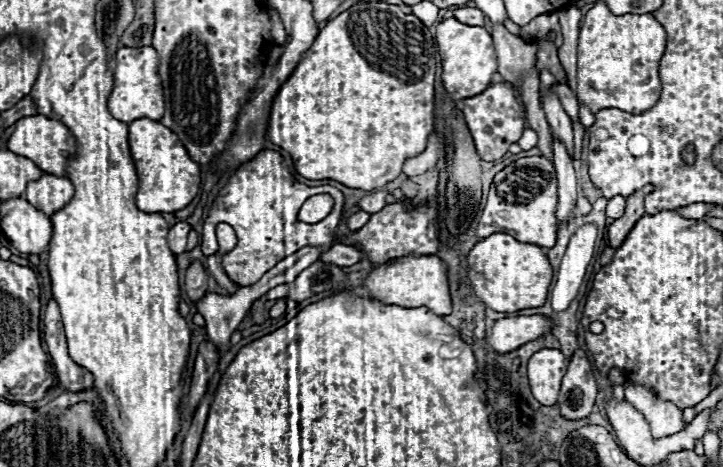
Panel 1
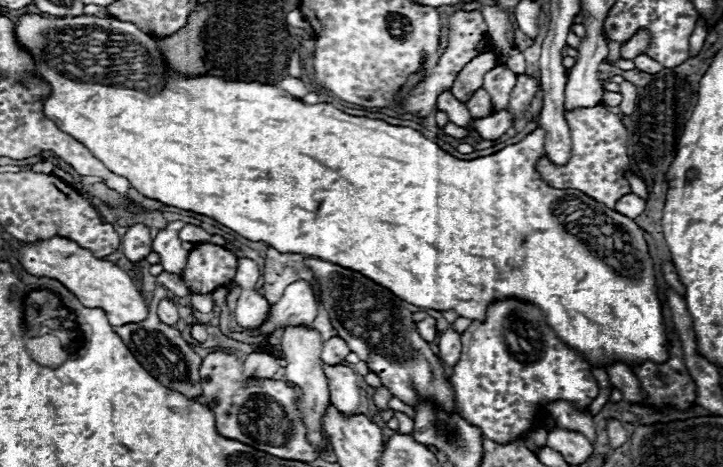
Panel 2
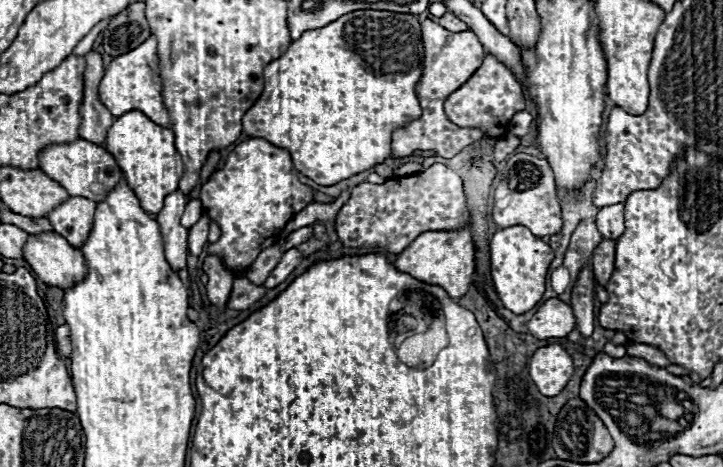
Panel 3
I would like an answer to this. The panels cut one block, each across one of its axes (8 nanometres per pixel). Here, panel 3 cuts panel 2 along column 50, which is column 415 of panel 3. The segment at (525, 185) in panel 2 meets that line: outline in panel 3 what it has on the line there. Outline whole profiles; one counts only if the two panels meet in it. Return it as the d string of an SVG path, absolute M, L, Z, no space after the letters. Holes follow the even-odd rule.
M368 10L348 12L348 14L340 16L340 20L334 20L332 24L326 24L316 30L306 30L298 40L294 40L286 48L286 52L278 60L270 62L264 68L264 92L260 94L256 104L244 114L244 118L242 118L244 132L252 138L264 138L278 148L286 148L292 156L296 170L302 172L304 176L308 176L310 180L314 180L322 186L338 184L350 176L356 176L364 170L374 168L376 164L382 164L390 156L392 132L398 128L404 128L406 124L410 124L422 116L422 108L416 98L416 84L422 78L422 62L424 62L424 46L422 46L422 36L420 36L420 22L416 16L400 16L398 12L368 12Z

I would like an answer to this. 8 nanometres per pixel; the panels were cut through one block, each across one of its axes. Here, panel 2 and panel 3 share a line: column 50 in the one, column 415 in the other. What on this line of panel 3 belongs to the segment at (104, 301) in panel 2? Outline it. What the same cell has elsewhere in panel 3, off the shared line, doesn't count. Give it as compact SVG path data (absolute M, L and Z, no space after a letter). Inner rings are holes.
M468 226L458 232L422 232L398 254L394 268L426 284L440 286L450 298L462 298L468 292L474 274L474 244Z

